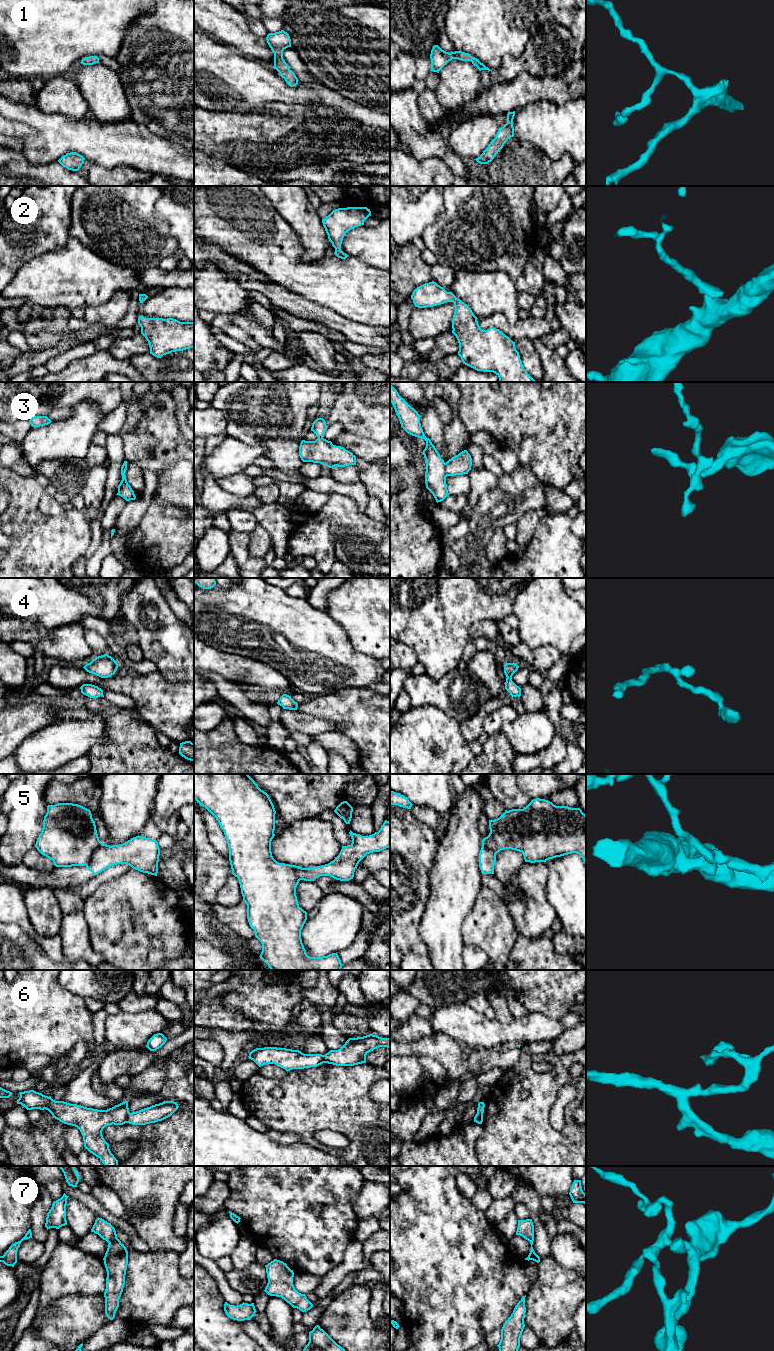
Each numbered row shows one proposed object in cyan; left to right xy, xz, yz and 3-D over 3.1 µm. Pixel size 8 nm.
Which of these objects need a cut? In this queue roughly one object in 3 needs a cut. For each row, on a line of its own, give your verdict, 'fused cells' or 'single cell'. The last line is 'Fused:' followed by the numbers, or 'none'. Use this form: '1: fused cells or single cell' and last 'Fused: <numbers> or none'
1: single cell
2: single cell
3: fused cells
4: single cell
5: fused cells
6: fused cells
7: single cell
Fused: 3, 5, 6

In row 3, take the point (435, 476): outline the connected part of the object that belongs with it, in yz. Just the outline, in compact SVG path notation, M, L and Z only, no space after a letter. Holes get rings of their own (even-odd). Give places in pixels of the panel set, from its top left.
M391 384L390 402L399 418L401 427L408 434L422 438L426 441L426 447L423 450L426 463L426 488L433 494L437 503L443 501L449 495L446 484L446 463L441 458L431 440L425 436L420 423L421 416L399 395L397 390Z

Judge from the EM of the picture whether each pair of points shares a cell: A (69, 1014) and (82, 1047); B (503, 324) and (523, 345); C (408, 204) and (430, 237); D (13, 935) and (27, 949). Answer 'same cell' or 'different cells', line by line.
A: different cells
B: different cells
C: different cells
D: same cell

